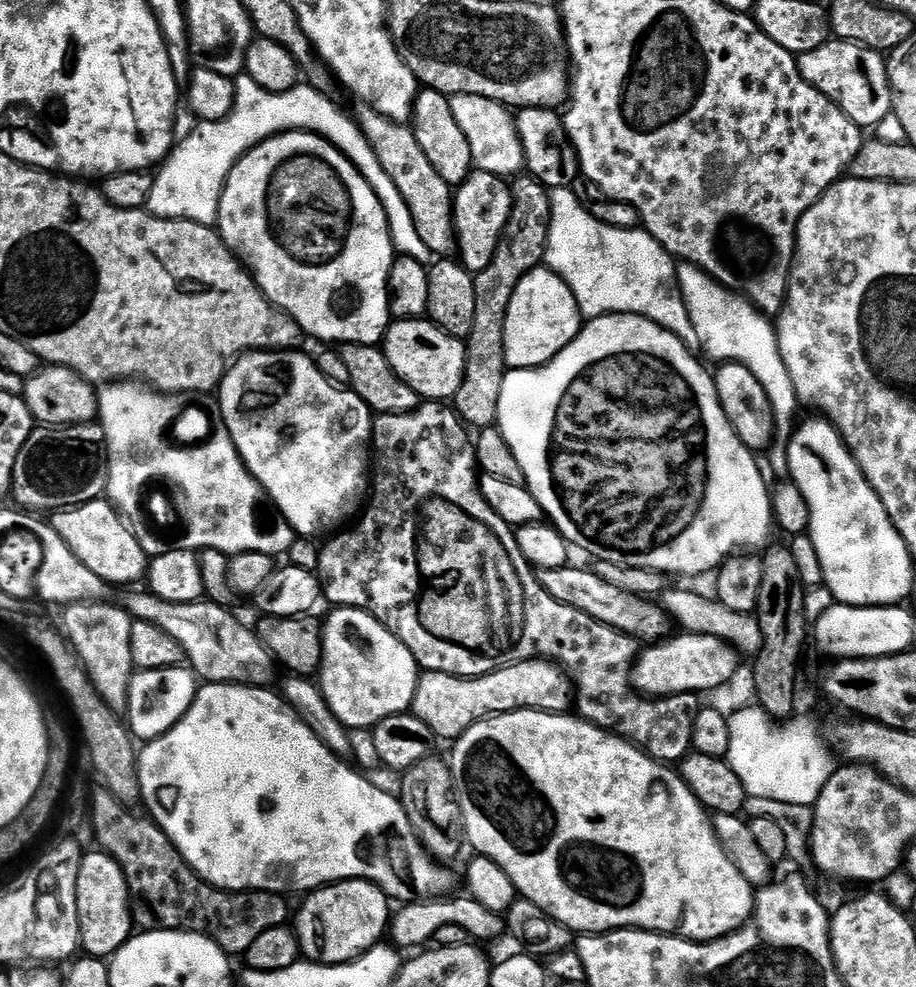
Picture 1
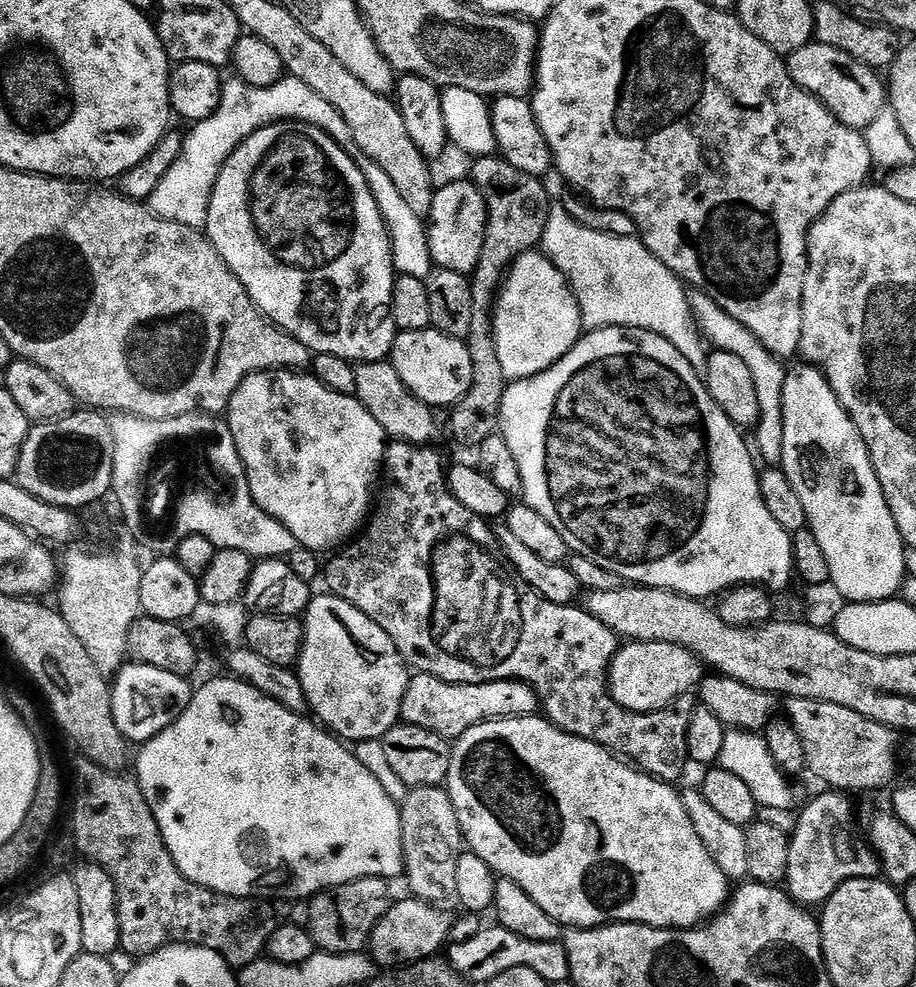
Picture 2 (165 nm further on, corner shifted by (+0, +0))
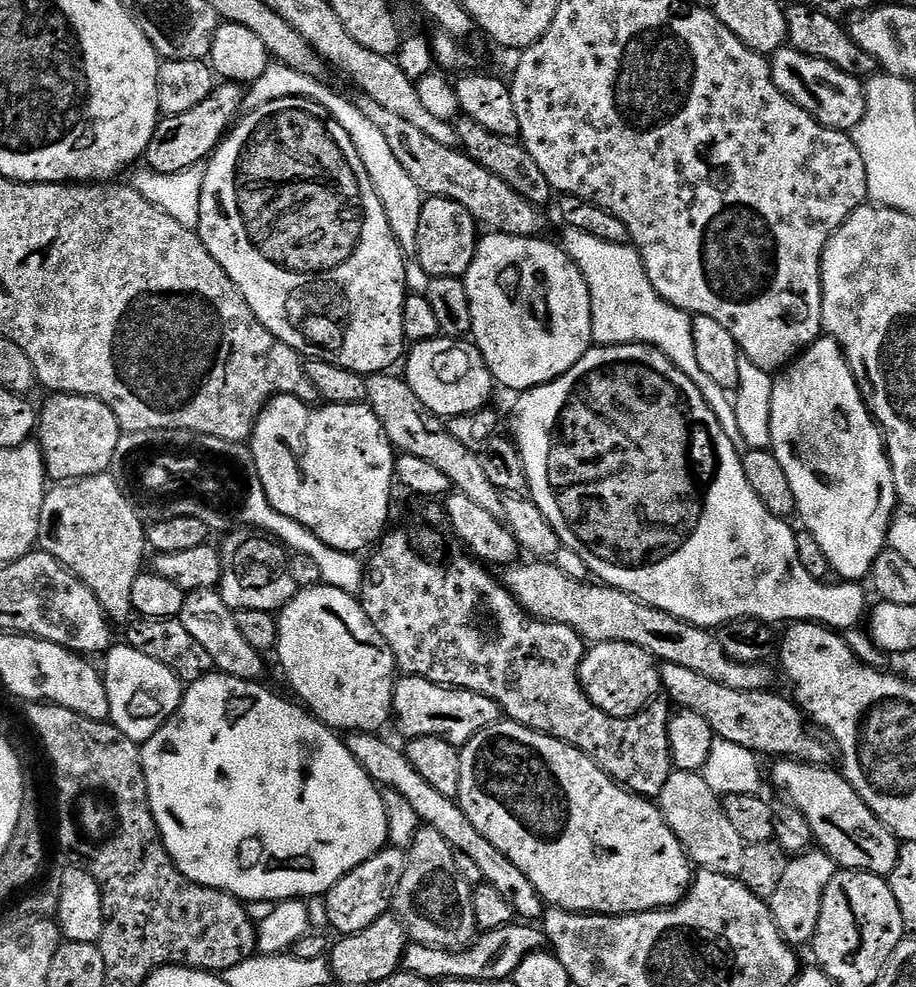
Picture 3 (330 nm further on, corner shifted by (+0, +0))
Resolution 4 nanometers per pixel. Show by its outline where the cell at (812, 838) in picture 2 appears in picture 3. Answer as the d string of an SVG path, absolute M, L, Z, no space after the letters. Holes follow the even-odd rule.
M809 850L793 855L786 866L786 874L782 874L782 882L778 890L774 890L770 907L772 917L782 934L782 938L793 946L807 945L816 933L820 899L830 886L830 878L834 878L838 865L823 850Z

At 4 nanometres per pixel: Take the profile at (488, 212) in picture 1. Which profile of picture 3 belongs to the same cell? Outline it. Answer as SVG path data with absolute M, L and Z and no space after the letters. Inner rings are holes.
M430 196L425 199L422 214L418 220L418 242L416 243L415 260L422 266L424 275L459 276L461 278L470 270L470 262L474 262L478 243L478 225L466 206L458 206L450 198Z

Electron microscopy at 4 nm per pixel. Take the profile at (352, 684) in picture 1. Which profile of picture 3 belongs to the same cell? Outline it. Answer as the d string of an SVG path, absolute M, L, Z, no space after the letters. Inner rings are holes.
M331 586L301 588L296 597L278 613L278 642L274 656L284 667L288 684L297 692L299 703L316 719L333 730L346 728L347 733L379 733L392 716L392 690L398 679L396 659L386 638L364 613L364 605L351 592Z

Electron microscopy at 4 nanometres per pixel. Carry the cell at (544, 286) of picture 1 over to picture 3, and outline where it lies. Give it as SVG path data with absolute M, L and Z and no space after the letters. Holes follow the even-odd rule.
M492 232L488 237L481 239L476 245L474 262L470 262L470 270L464 275L463 282L466 286L466 294L470 298L470 314L472 315L471 339L474 341L477 350L482 354L486 366L492 371L493 381L504 388L513 388L516 394L528 391L529 388L537 388L543 384L549 384L562 374L574 367L584 355L587 354L592 339L592 299L588 283L584 280L584 275L580 272L580 267L576 265L567 252L559 243L551 244L545 238L533 238L530 236L507 236L501 232Z

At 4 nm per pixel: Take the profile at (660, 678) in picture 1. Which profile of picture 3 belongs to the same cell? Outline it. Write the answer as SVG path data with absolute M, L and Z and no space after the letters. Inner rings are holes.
M595 643L587 649L583 662L580 663L580 684L585 694L604 713L628 719L643 711L653 701L651 699L658 692L661 693L661 669L648 651L632 643Z

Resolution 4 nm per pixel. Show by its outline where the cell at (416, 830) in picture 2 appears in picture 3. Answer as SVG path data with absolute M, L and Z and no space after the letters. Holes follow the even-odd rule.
M422 826L416 831L406 855L408 865L396 891L394 912L408 931L409 941L451 950L469 947L478 936L472 901L474 888L460 879L454 866L453 848L438 830Z

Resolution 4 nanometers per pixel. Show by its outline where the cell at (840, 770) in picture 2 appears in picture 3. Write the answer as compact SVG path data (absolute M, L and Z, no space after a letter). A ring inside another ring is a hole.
M663 663L660 669L661 685L665 693L668 692L675 701L674 704L702 714L710 722L717 737L725 739L726 742L738 742L738 746L746 746L746 750L757 754L765 752L772 756L771 758L795 758L801 762L819 765L827 761L824 759L828 756L829 745L808 737L809 725L802 719L797 705L789 697L788 701L786 697L772 692L773 690L730 690L730 686L714 682L697 671L674 663Z

